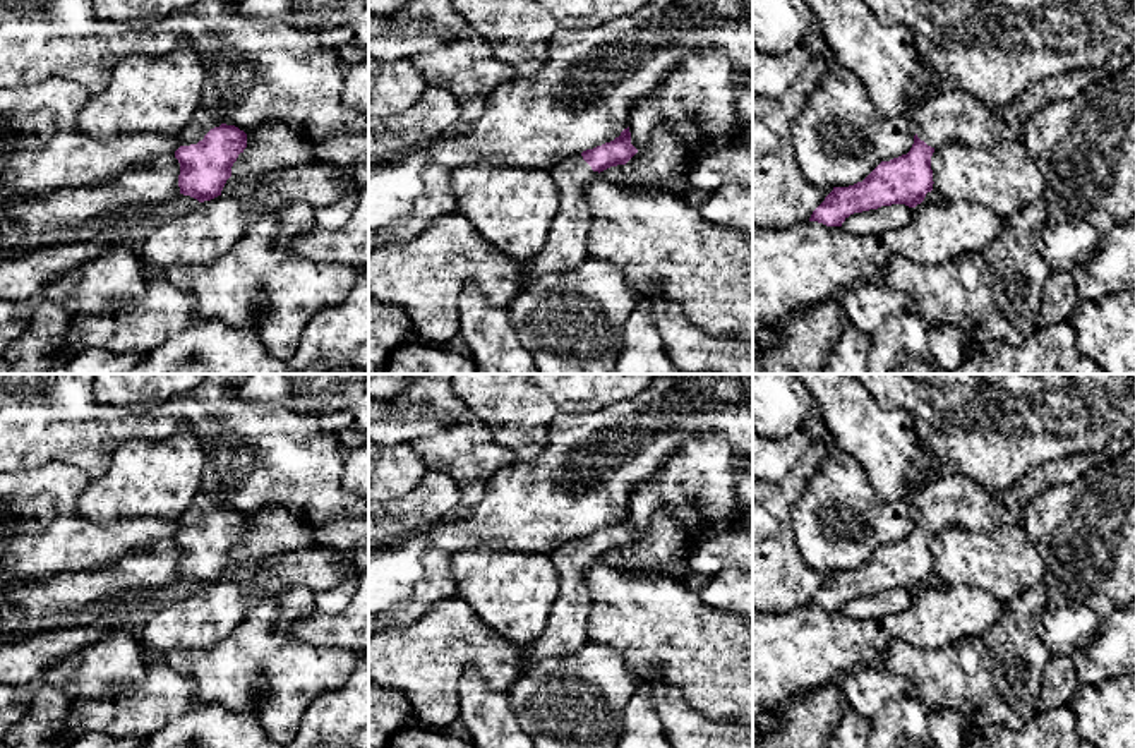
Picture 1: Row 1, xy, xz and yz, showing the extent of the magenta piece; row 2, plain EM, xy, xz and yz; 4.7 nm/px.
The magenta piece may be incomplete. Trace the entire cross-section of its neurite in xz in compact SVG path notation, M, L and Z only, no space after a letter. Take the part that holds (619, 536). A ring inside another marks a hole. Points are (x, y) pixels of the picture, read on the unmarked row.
M628 511L614 525L564 542L552 551L559 573L559 595L550 609L547 626L528 647L523 674L542 661L568 657L588 643L586 624L592 599L585 582L586 568L610 551L626 549L636 537Z

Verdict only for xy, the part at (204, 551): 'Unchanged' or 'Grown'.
Grown

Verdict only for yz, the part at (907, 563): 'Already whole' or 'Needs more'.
Needs more

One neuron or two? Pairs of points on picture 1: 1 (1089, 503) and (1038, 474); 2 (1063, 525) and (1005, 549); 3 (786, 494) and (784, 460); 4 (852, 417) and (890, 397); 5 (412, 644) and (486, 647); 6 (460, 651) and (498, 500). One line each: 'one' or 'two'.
1: two
2: two
3: two
4: two
5: one
6: two

